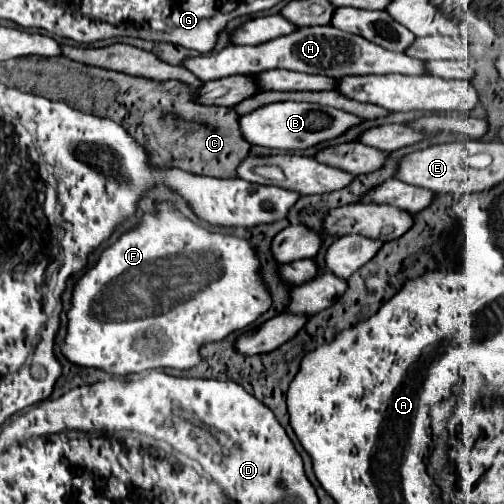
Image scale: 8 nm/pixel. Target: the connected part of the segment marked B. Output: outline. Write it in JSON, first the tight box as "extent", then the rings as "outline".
{"extent":[238,102,362,150],"outline":[[[274,102],[244,116],[238,116],[240,132],[250,144],[280,148],[280,150],[298,150],[298,148],[316,146],[346,132],[350,126],[358,122],[362,122],[362,118],[354,114],[320,104],[308,104],[308,102]]]}

